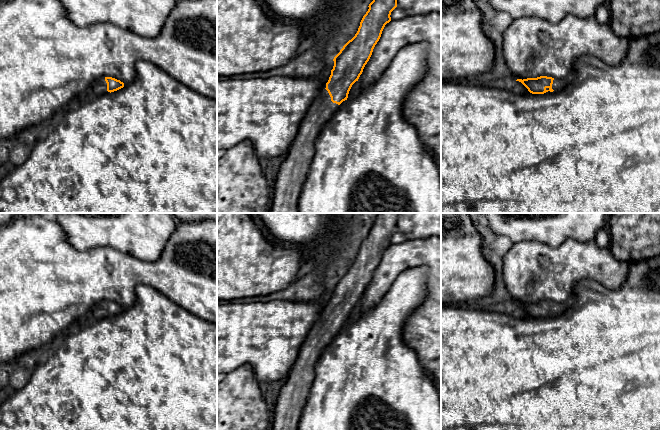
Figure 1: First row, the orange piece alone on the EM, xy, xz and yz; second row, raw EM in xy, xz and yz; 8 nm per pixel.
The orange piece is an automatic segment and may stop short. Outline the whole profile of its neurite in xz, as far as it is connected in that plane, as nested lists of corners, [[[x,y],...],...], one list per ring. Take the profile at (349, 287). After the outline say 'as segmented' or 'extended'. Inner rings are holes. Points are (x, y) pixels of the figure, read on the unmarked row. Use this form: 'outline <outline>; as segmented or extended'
outline [[[379,213],[375,222],[369,228],[369,233],[363,240],[355,260],[349,264],[334,281],[334,290],[326,312],[313,325],[308,336],[298,352],[298,357],[286,378],[285,385],[275,392],[272,403],[272,422],[270,430],[298,430],[298,423],[306,403],[308,392],[314,379],[315,366],[324,351],[331,345],[338,330],[348,322],[352,309],[358,305],[373,273],[379,265],[382,255],[391,245],[391,236],[397,231],[397,221],[400,213]]]; extended

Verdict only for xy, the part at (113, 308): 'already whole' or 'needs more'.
needs more

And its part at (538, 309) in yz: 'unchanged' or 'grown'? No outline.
grown

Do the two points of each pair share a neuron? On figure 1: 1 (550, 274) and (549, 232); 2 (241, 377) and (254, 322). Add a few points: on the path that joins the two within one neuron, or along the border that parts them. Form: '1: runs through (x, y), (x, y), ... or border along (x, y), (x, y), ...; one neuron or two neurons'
1: border along (572, 239), (566, 239), (556, 247), (526, 241); two neurons
2: border along (227, 374), (249, 364), (259, 382); two neurons

